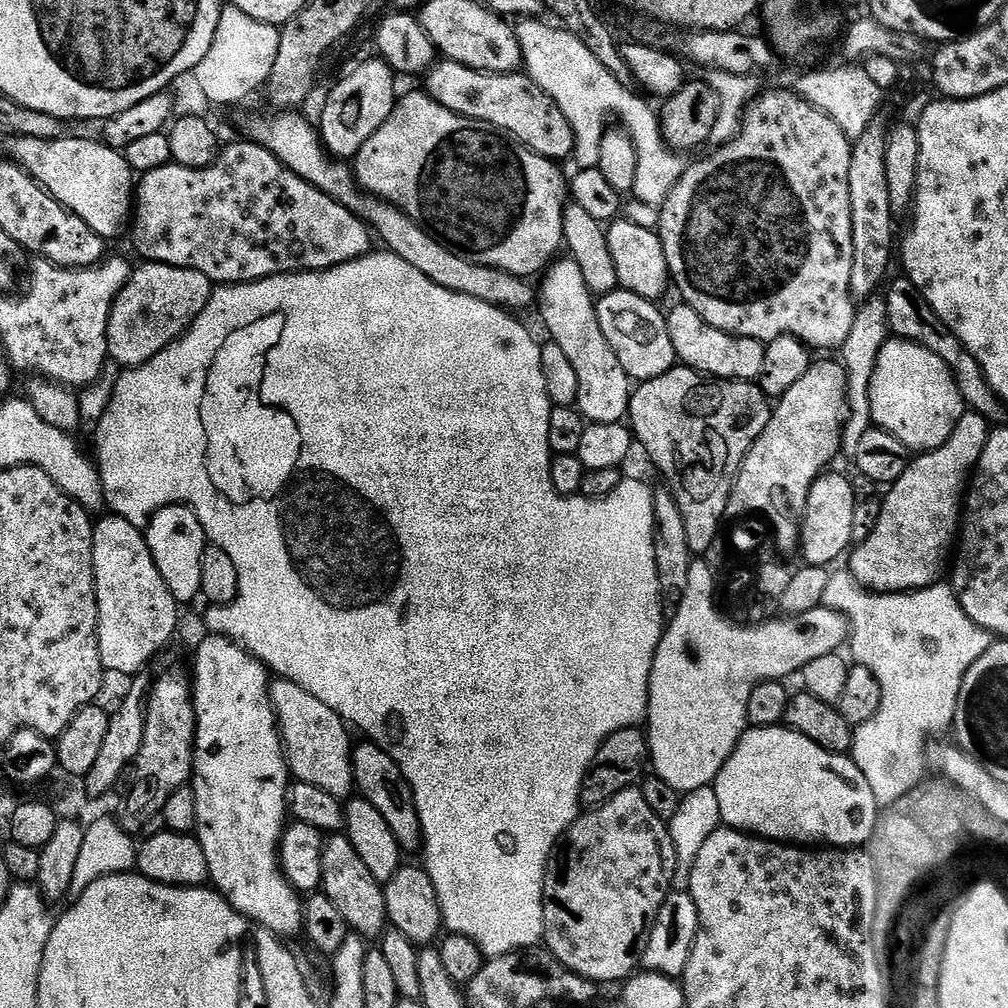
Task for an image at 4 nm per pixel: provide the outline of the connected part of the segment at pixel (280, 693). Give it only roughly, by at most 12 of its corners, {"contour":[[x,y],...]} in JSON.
{"contour":[[289,680],[270,695],[289,773],[351,797],[354,740]]}

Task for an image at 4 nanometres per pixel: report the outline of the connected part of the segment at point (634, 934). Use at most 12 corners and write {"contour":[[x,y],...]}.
{"contour":[[639,787],[577,816],[543,943],[604,986],[641,967],[672,891]]}

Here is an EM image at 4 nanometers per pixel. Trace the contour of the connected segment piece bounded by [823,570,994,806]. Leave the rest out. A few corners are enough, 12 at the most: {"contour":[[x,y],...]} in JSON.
{"contour":[[956,591],[870,592],[823,607],[878,678],[850,759],[889,806],[925,779],[964,676],[994,637]]}

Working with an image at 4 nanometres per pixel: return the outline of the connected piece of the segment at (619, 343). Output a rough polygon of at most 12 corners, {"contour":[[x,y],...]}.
{"contour":[[623,290],[598,326],[633,382],[678,364],[665,313]]}

